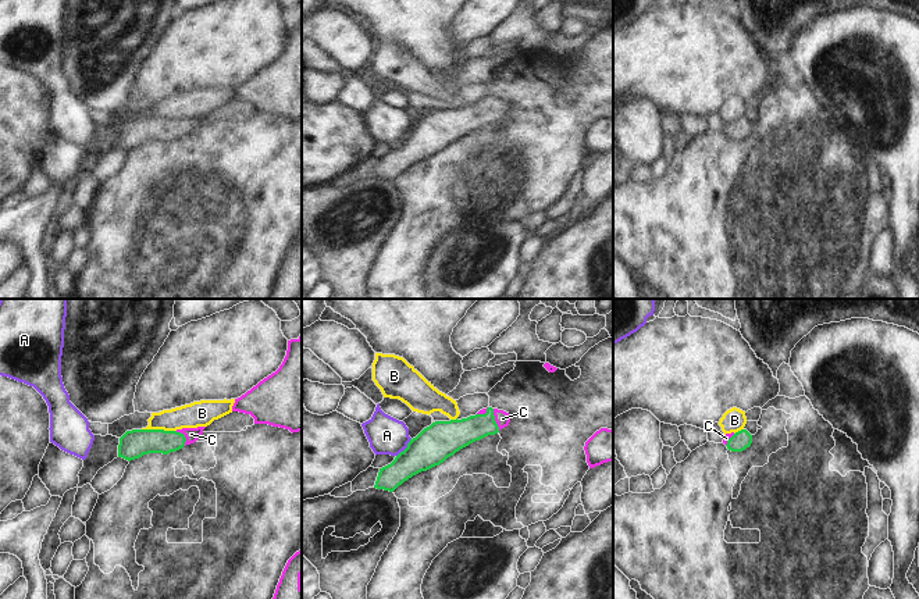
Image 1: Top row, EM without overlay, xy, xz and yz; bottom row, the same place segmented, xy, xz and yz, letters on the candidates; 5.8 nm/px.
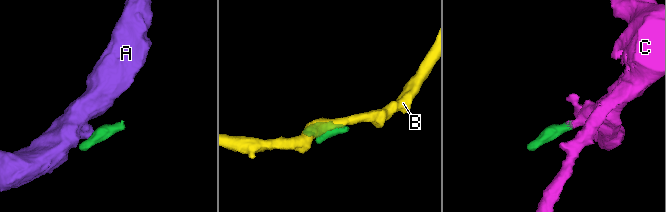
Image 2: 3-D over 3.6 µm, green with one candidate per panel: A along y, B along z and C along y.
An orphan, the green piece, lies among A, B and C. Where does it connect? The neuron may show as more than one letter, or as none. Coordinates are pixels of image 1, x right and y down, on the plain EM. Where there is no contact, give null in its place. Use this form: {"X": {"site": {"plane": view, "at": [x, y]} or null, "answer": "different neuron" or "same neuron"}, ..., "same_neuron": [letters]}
{"A": {"site": {"plane": "xz", "at": [406, 136]}, "answer": "different neuron"}, "B": {"site": {"plane": "xy", "at": [159, 118]}, "answer": "different neuron"}, "C": {"site": {"plane": "xz", "at": [494, 109]}, "answer": "same neuron"}, "same_neuron": ["C"]}

